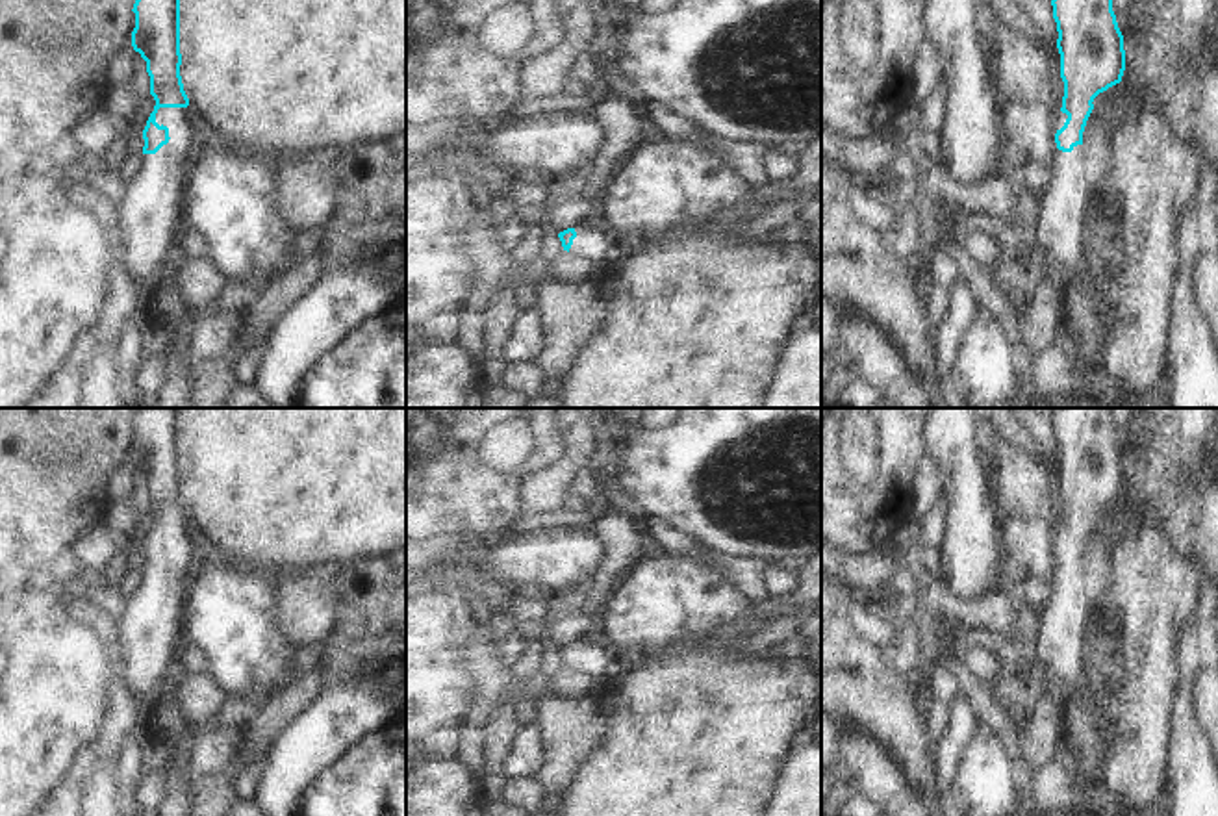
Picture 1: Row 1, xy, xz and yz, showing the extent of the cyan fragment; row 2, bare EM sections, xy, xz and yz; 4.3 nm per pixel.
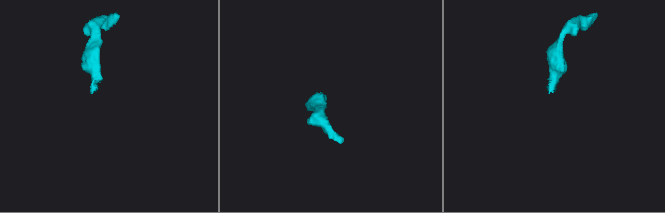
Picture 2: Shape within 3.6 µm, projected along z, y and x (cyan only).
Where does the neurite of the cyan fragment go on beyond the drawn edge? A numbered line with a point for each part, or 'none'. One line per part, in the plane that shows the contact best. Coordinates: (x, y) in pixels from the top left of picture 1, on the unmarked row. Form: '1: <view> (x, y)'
1: xy (152, 631)

